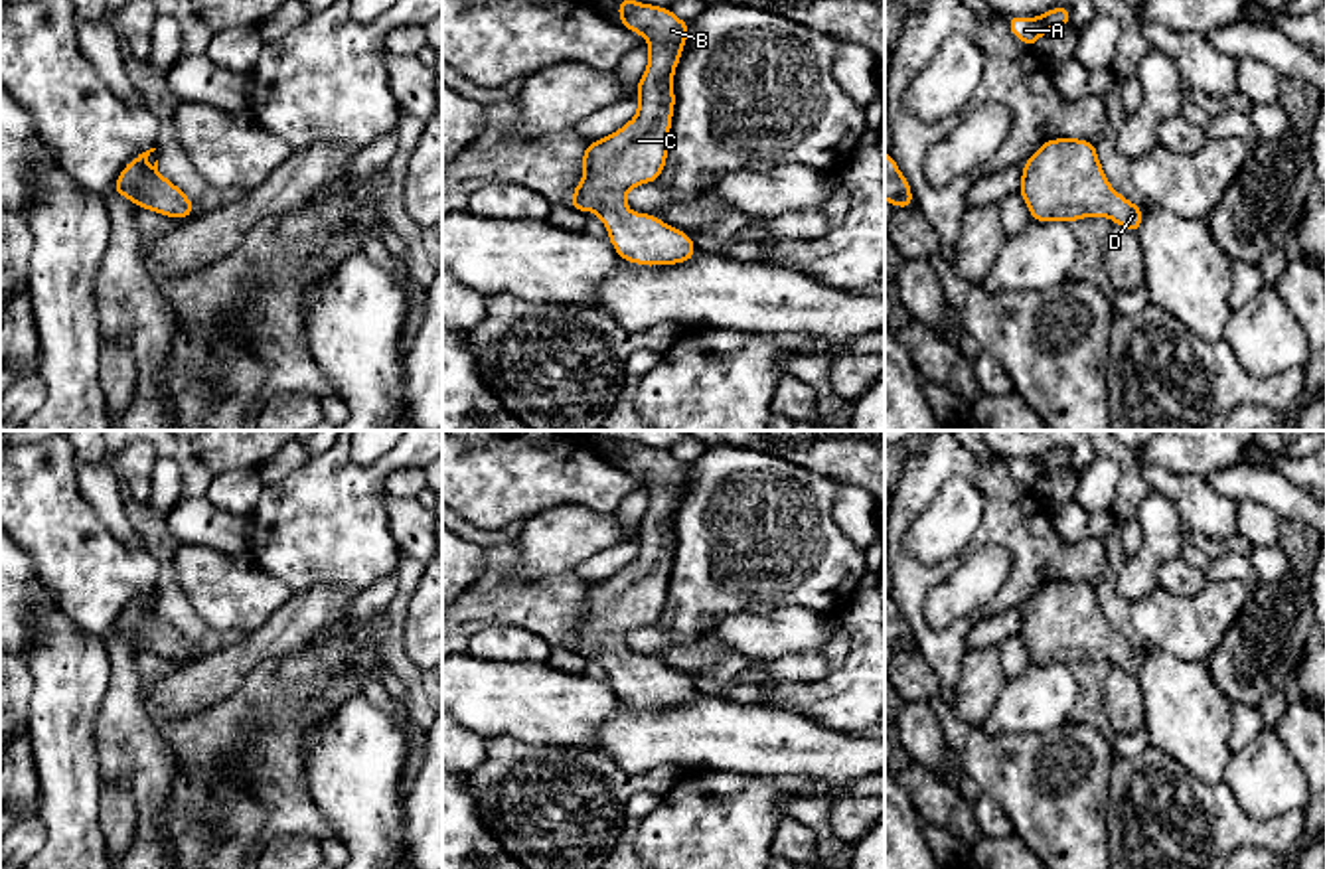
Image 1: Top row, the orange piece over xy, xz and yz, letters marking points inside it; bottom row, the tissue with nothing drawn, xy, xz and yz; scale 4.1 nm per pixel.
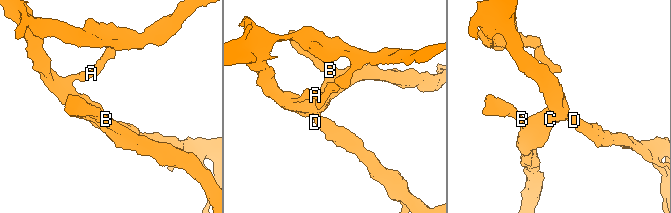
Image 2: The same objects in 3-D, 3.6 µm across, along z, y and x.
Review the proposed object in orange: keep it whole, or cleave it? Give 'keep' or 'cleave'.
keep

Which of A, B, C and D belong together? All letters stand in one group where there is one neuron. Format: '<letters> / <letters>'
A B C D

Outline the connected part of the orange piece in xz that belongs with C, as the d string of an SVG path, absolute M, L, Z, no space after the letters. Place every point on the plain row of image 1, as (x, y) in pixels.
M618 440L618 462L650 484L648 510L636 527L638 555L622 571L586 587L581 598L585 616L567 648L596 656L622 703L644 709L687 705L697 695L689 675L654 656L628 652L626 636L658 624L667 606L673 517L689 480L689 464L669 450L632 440Z

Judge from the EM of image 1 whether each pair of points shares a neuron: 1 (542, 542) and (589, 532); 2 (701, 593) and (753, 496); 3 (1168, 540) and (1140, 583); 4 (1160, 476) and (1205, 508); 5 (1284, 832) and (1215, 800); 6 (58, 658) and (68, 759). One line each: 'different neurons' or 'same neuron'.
1: same neuron
2: same neuron
3: same neuron
4: same neuron
5: same neuron
6: same neuron

